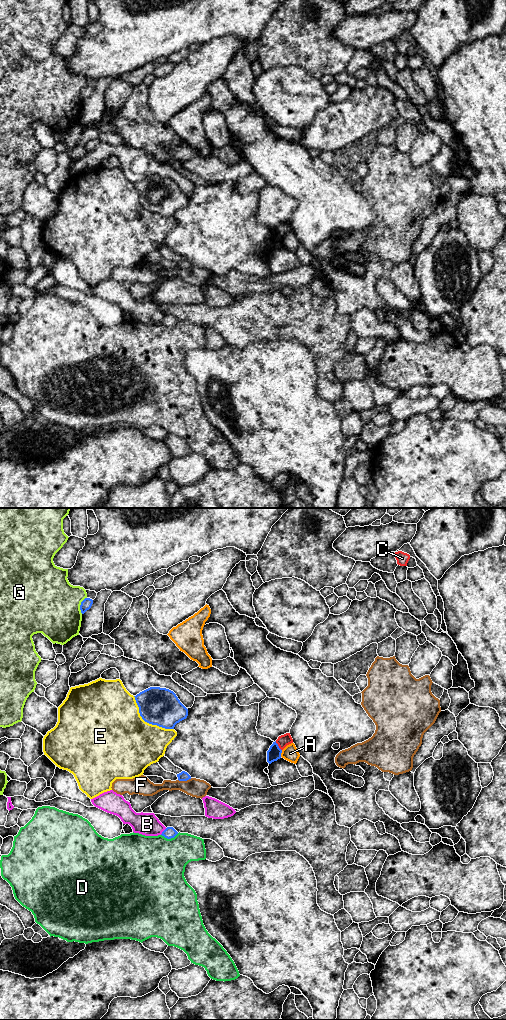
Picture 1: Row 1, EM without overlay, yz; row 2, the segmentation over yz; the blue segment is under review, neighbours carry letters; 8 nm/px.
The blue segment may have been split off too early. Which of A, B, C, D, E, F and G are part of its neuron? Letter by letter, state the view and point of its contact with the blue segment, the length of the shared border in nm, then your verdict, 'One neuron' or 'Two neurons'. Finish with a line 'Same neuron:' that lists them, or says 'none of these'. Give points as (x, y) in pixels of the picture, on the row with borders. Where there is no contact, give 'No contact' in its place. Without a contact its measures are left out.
A: Touches blue at yz (281, 752). Shared border 60 nm. Two neurons
B: Touches blue at yz (163, 831). Shared border 80 nm. Two neurons
C: Touches blue at yz (278, 746). Shared border 90 nm. Two neurons
D: Touches blue at yz (169, 838). Shared border 140 nm. Two neurons
E: Touches blue at yz (147, 722). Shared border 420 nm. Two neurons
F: Touches blue at yz (184, 780). Shared border 110 nm. Two neurons
G: Touches blue at yz (80, 605). Shared border 140 nm. Two neurons
Same neuron: none of these

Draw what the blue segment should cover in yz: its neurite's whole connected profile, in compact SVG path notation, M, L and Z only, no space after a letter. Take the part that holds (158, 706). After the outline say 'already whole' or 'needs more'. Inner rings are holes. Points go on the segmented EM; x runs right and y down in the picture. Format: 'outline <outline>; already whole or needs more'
outline M150 687L134 697L140 716L149 724L174 729L177 723L188 716L188 709L169 689Z; already whole

